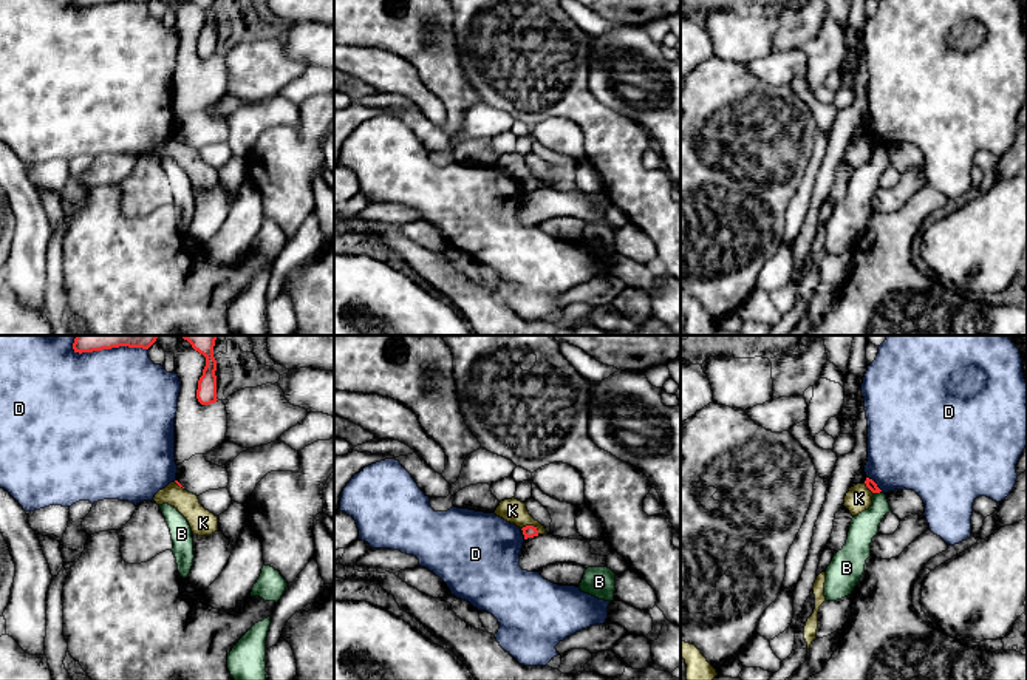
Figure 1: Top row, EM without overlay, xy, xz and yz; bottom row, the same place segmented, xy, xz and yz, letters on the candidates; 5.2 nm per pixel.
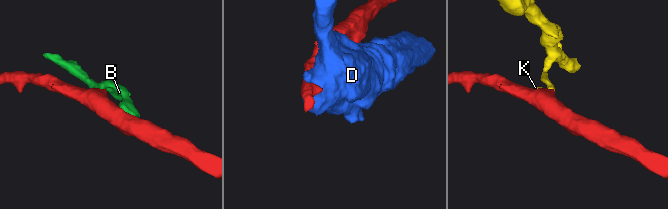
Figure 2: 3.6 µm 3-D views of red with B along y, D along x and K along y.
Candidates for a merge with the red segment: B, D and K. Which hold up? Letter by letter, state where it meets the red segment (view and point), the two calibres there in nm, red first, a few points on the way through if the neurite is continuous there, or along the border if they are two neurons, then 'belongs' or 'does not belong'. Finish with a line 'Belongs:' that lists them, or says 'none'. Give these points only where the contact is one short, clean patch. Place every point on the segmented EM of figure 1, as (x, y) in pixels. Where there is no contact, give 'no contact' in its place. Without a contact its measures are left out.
B: contact yz (877, 492); calibres 50 and 150 nm; border yz (880, 490), (874, 493); does not belong
D: contact xy (109, 348); calibres 160 and 500 nm; does not belong
K: contact xz (531, 526); calibres 60 and 130 nm; border xz (522, 529), (532, 526), (539, 533); does not belong
Belongs: none

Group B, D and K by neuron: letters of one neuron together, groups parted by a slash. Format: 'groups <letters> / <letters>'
groups B / D / K

